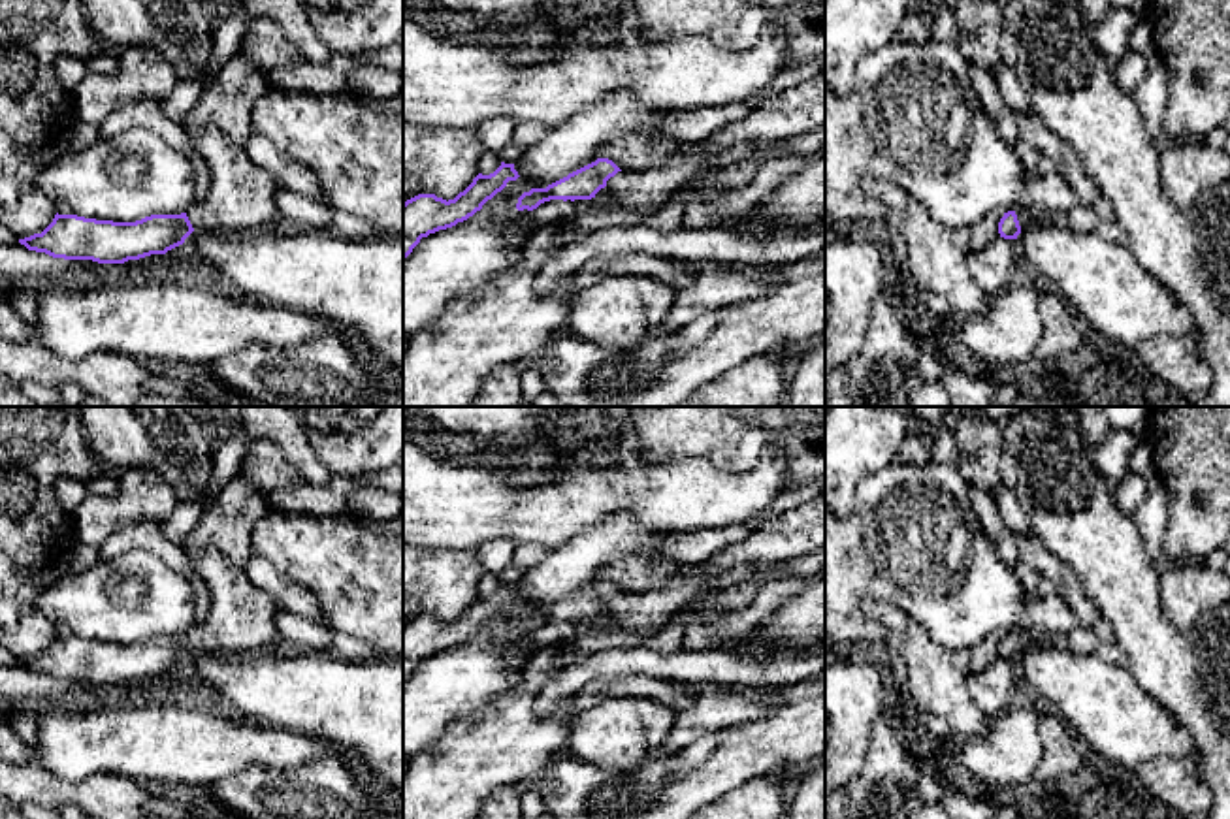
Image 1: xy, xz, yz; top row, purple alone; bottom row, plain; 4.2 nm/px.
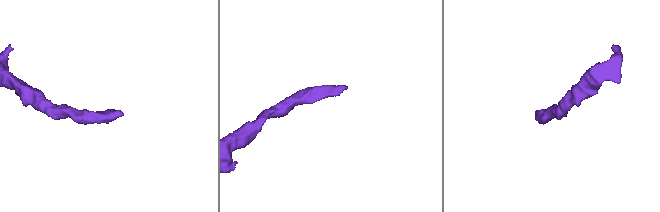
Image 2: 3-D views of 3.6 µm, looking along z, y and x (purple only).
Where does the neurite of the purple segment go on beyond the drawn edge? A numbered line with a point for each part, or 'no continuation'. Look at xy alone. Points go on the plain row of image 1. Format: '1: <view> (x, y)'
1: xy (242, 618)

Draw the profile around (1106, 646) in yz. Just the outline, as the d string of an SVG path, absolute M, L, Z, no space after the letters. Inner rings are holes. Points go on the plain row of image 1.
M1098 616L1098 619L1092 623L1091 629L1096 634L1096 653L1111 665L1125 666L1126 655L1117 644L1113 627L1109 625L1109 621Z

